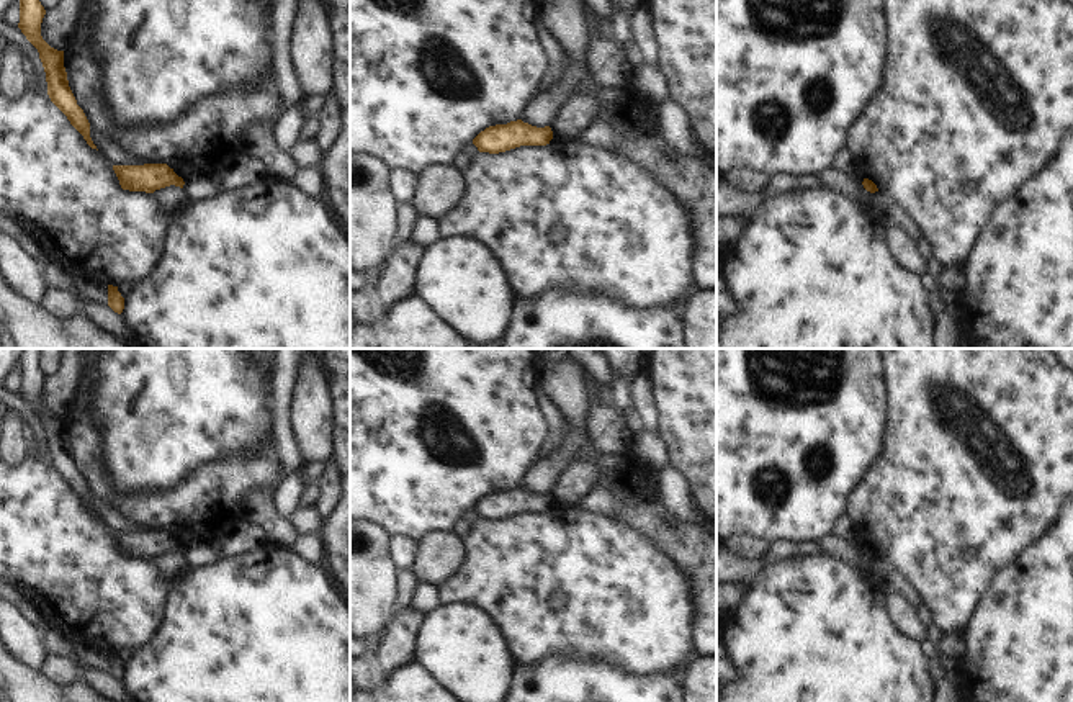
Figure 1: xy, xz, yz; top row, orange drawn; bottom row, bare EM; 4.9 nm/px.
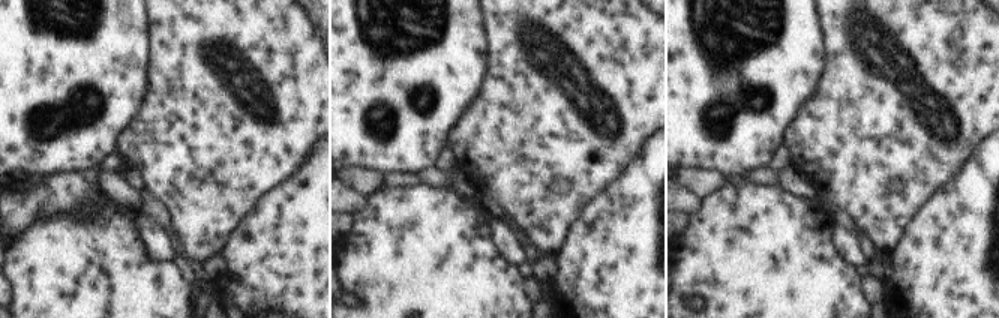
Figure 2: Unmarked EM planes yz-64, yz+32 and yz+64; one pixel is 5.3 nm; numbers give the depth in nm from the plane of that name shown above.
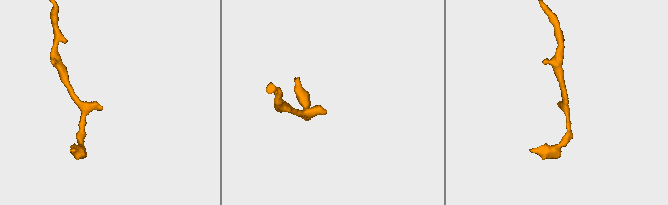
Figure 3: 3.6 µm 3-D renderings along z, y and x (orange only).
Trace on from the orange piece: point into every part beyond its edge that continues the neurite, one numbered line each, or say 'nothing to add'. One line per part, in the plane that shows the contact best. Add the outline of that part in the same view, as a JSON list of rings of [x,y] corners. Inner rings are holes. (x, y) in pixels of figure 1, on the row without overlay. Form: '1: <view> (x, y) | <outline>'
nothing to add

